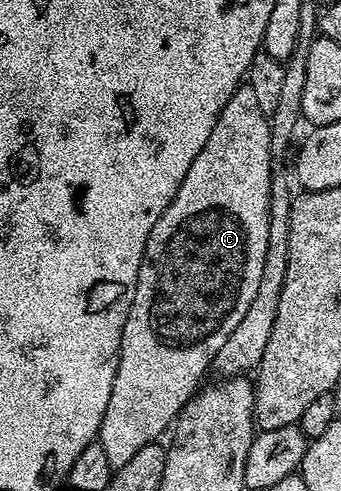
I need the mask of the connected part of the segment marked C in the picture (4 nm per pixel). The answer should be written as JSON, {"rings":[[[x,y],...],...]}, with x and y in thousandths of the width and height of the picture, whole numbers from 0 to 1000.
{"rings":[[[707,175],[660,208],[660,224],[636,240],[636,257],[625,257],[625,273],[613,273],[613,289],[589,297],[589,314],[566,322],[566,338],[554,338],[554,354],[543,354],[543,371],[531,371],[531,387],[496,411],[484,436],[460,444],[460,460],[437,477],[425,493],[425,517],[413,534],[413,550],[402,558],[402,582],[396,605],[384,617],[384,629],[367,656],[367,672],[349,707],[349,752],[331,770],[331,802],[320,802],[320,827],[308,827],[308,851],[290,870],[284,900],[308,916],[328,955],[367,949],[402,916],[428,904],[452,904],[469,894],[478,878],[510,866],[537,829],[557,819],[578,792],[598,780],[595,764],[613,758],[628,737],[628,725],[672,690],[672,680],[695,672],[707,648],[718,644],[721,631],[742,617],[742,607],[762,589],[765,558],[774,556],[777,521],[789,503],[789,415],[792,415],[792,367],[795,367],[795,314],[792,314],[792,248],[786,238],[765,224],[742,183]]]}

